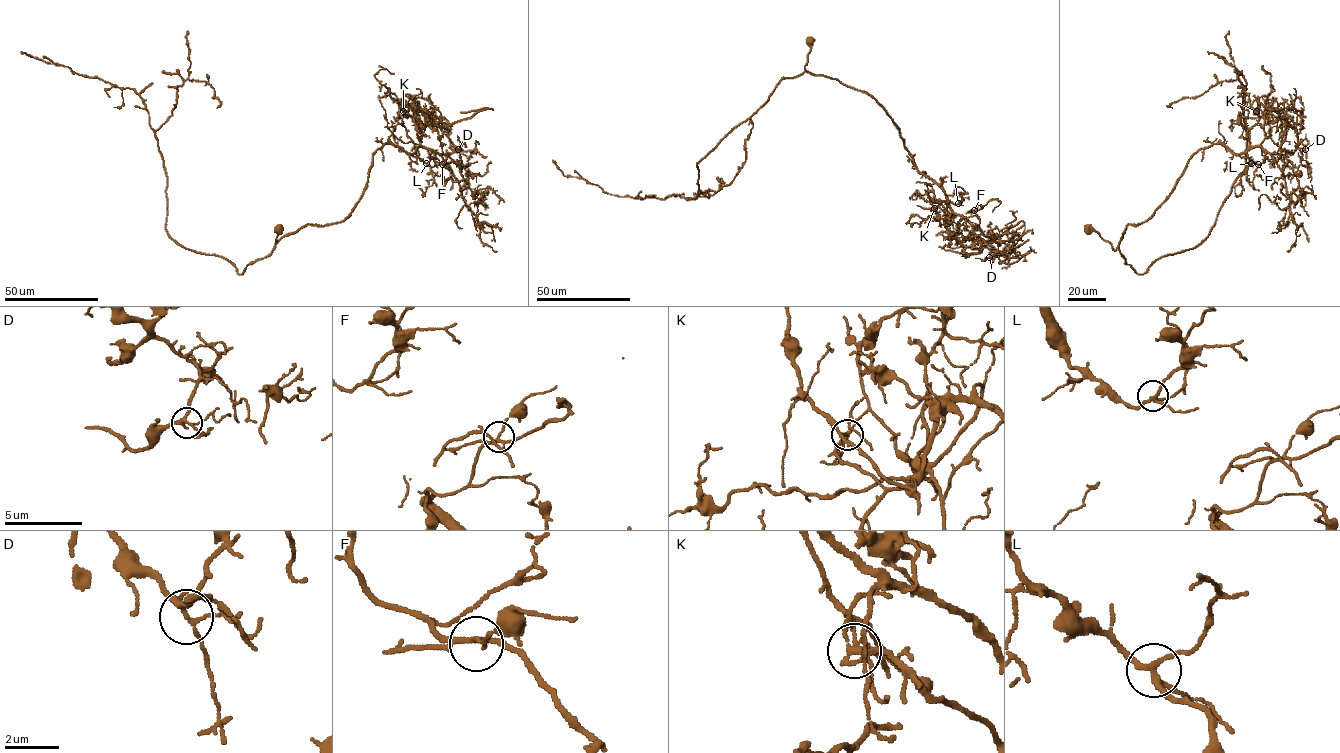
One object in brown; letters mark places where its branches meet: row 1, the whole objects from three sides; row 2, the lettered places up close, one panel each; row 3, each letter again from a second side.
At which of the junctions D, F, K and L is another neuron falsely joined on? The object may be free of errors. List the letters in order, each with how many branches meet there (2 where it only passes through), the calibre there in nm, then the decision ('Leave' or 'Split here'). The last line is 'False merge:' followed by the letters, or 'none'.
D: Branches: 5. Thickness 170 nm. Leave
F: Branches: 4. Thickness 180 nm. Leave
K: Branches: 5. Thickness 180 nm. Split here
L: Branches: 4. Thickness 220 nm. Leave
False merge: K

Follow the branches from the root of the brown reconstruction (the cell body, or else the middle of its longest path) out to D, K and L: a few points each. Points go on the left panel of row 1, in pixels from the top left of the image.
D: (278, 227), (273, 250), (307, 225), (343, 220), (384, 144), (410, 154), (419, 147), (444, 154), (458, 149)
K: (278, 227), (273, 250), (307, 225), (343, 220), (380, 148), (412, 154), (420, 145), (403, 111)
L: (278, 227), (273, 250), (307, 225), (343, 220), (384, 144), (426, 163)

